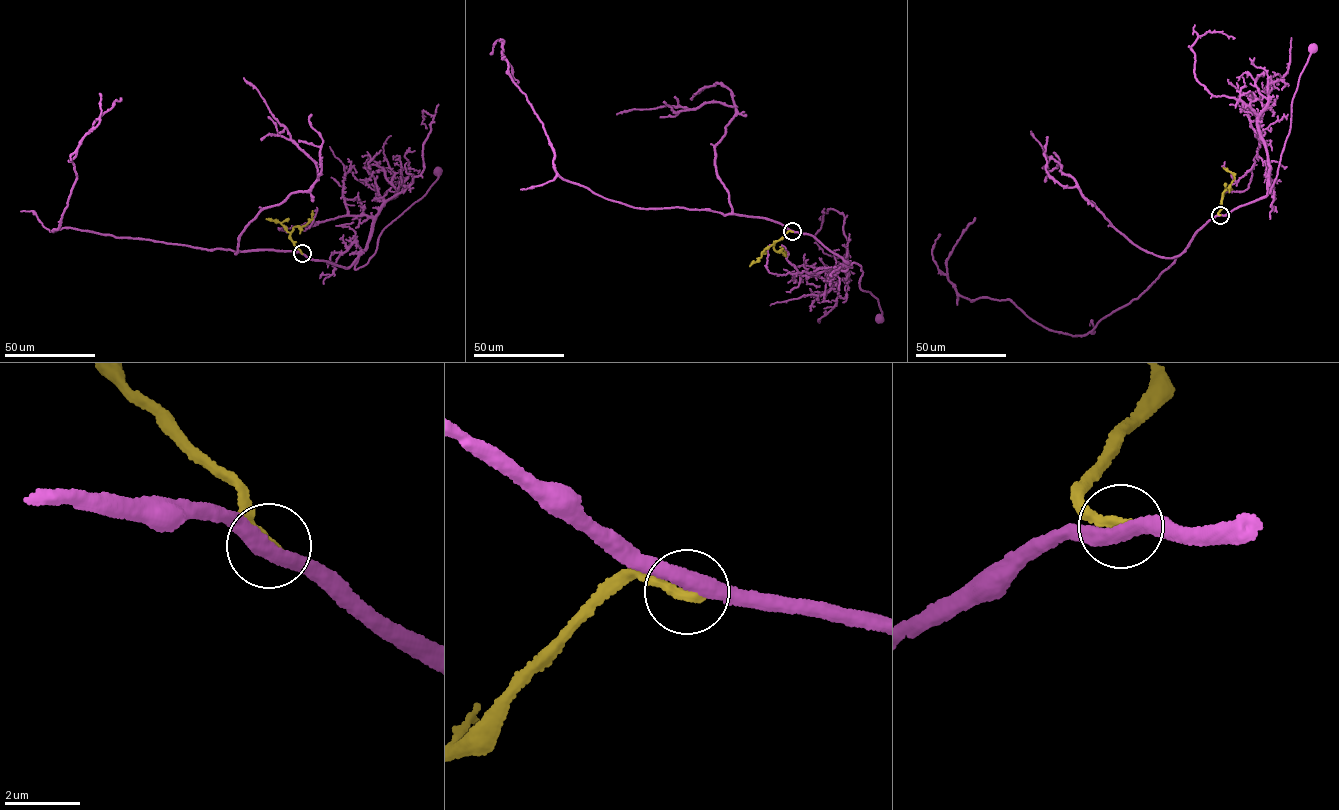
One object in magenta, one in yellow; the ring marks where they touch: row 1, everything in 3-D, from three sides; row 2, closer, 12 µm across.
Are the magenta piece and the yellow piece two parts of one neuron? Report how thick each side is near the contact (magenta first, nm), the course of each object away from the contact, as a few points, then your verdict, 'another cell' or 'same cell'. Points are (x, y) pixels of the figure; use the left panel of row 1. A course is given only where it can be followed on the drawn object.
400 nm thick on the magenta side, 320 nm on the other; magenta runs (302, 253), (345, 268), (358, 258), (355, 269), (363, 266), (376, 251), (382, 230), (425, 194), (438, 171); yellow runs (302, 253), (293, 243), (290, 232), (312, 218), (312, 210); another cell

